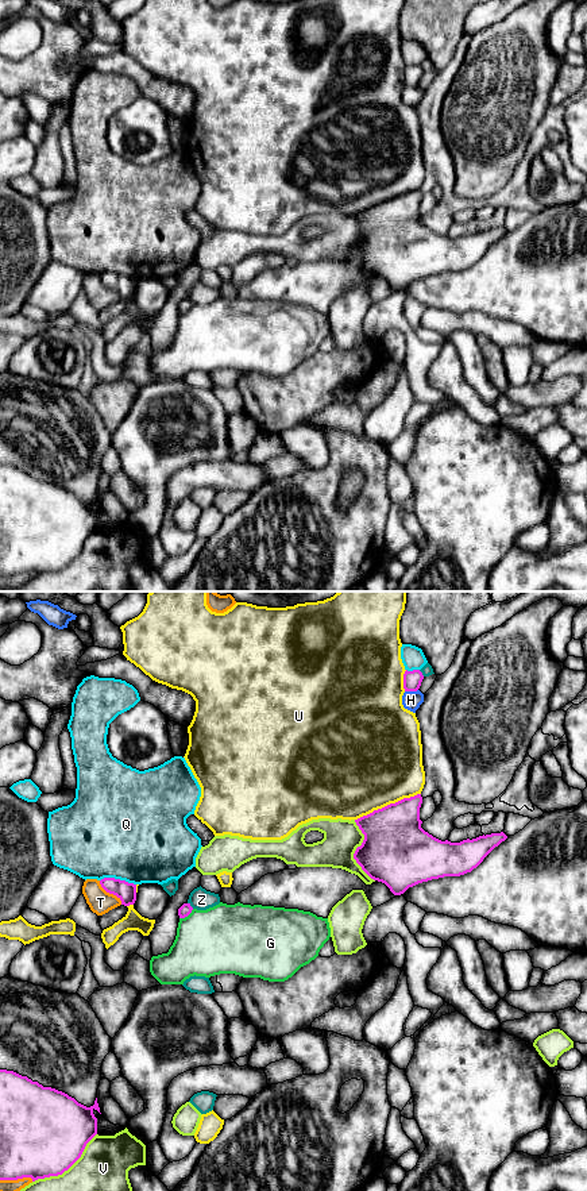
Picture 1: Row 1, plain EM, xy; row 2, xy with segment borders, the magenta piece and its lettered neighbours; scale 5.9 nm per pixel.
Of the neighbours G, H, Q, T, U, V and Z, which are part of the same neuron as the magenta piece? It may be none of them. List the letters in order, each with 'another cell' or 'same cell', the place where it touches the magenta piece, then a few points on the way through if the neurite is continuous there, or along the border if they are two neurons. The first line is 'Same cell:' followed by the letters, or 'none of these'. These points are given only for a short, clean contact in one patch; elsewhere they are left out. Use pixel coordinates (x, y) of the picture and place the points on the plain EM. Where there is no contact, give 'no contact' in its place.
Same cell: none of these
G: another cell; contact xy (186, 311)
H: another cell; contact xy (410, 85)
Q: another cell; contact xy (118, 274)
T: another cell; contact xy (109, 288)
U: another cell; contact xy (387, 200)
V: another cell; contact xy (68, 563)
Z: another cell; contact xy (189, 300)

